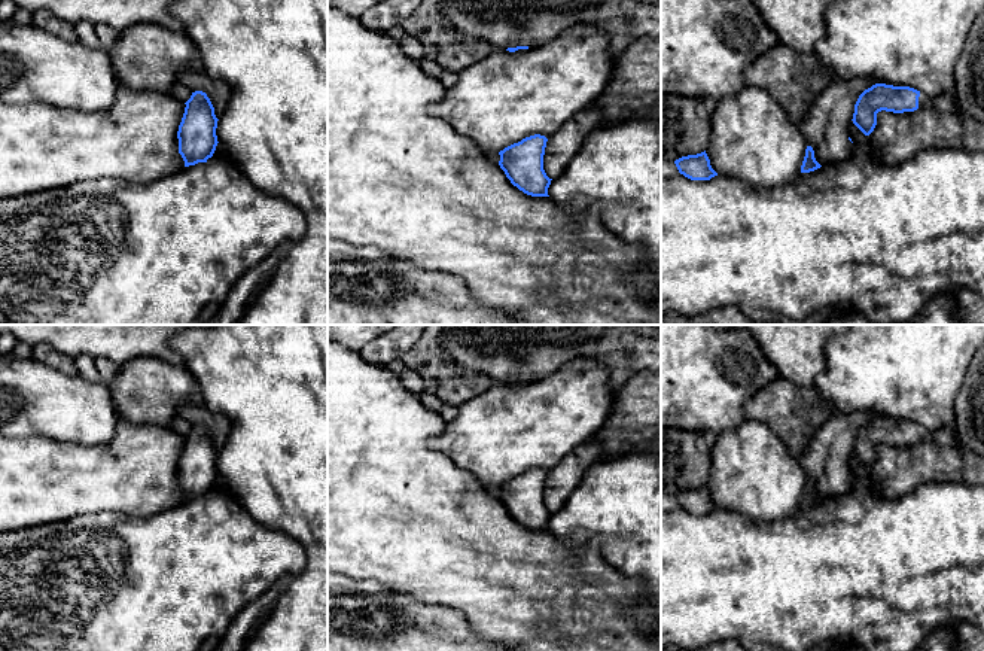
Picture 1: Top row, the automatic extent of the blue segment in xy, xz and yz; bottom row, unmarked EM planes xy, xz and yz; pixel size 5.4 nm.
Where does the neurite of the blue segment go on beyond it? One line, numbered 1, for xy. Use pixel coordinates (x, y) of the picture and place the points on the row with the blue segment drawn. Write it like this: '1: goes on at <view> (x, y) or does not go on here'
1: does not go on here

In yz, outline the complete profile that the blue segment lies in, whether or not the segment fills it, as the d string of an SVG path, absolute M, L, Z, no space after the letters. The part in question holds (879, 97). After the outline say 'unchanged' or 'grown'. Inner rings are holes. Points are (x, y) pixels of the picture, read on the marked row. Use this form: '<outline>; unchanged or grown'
M875 83L859 95L852 121L865 136L869 136L877 125L878 112L904 113L918 107L935 107L945 113L959 112L951 92L930 97L910 86Z; grown

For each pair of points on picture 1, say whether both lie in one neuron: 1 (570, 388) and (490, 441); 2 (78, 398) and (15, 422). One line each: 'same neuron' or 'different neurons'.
1: same neuron
2: same neuron

